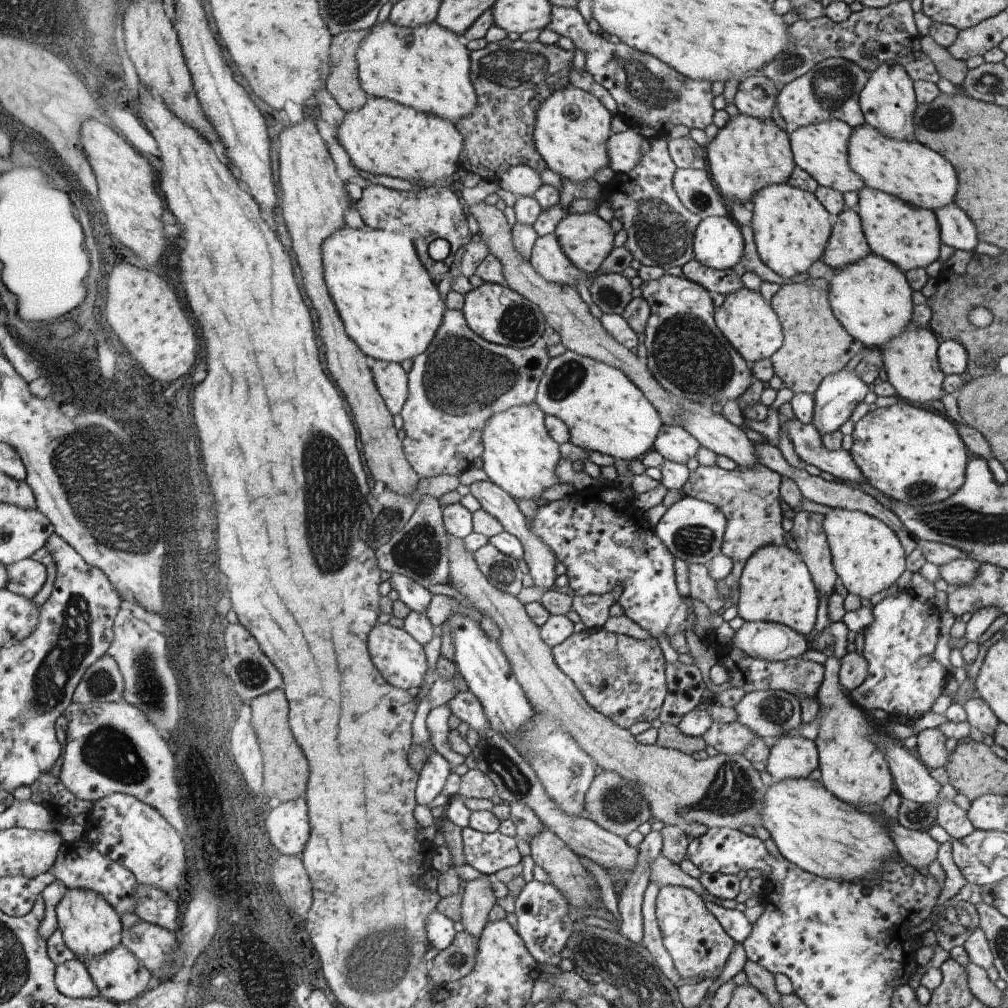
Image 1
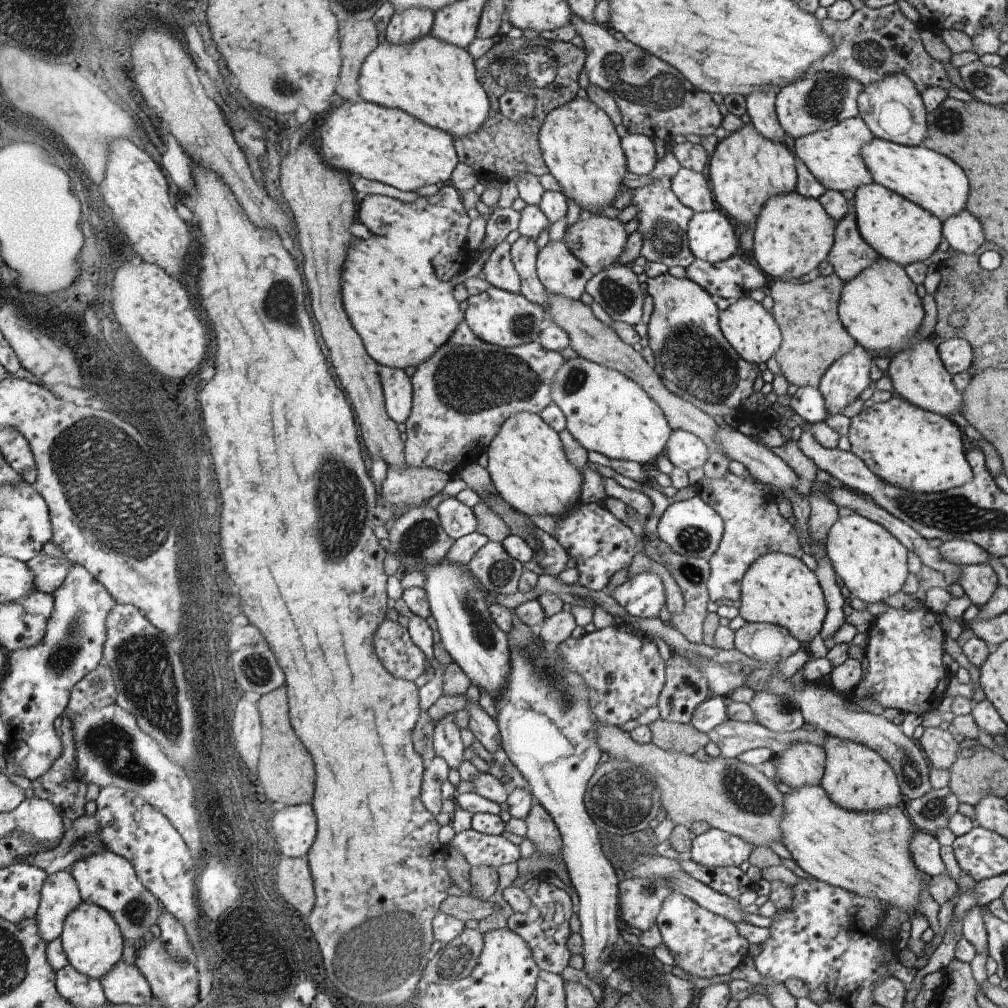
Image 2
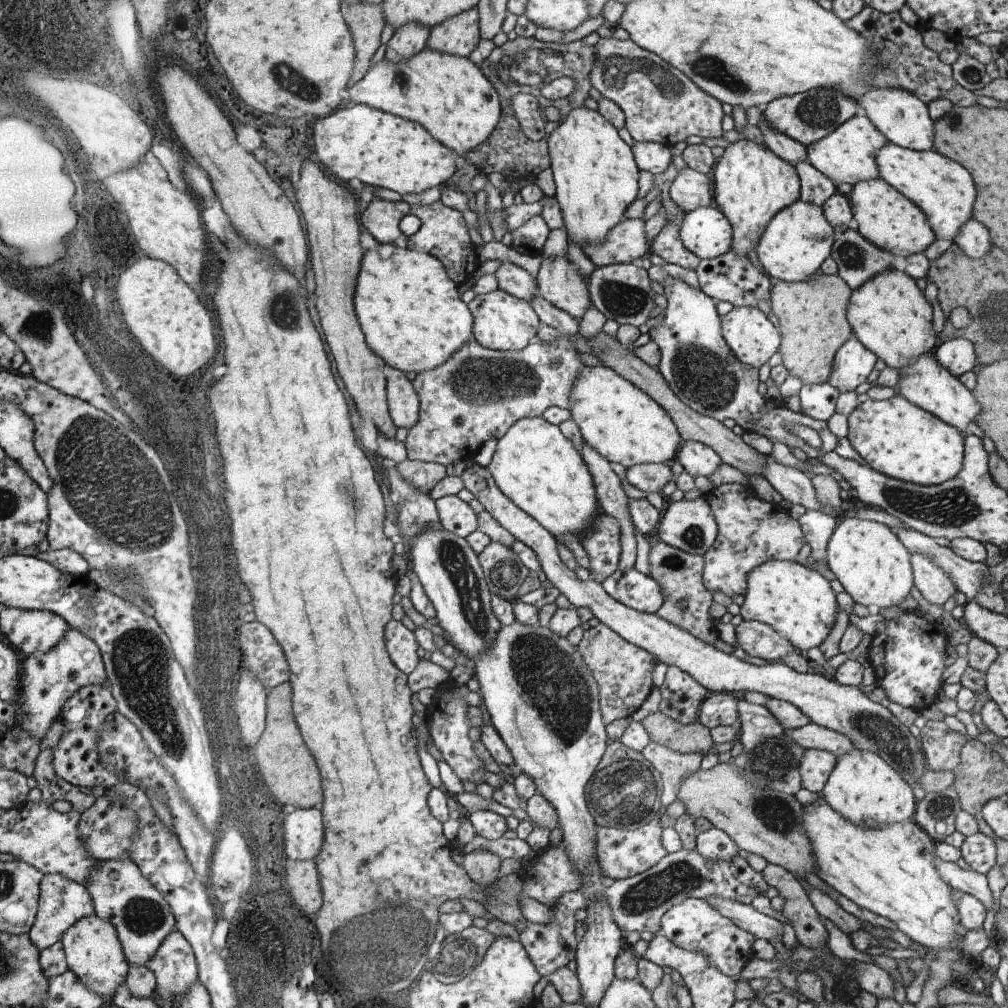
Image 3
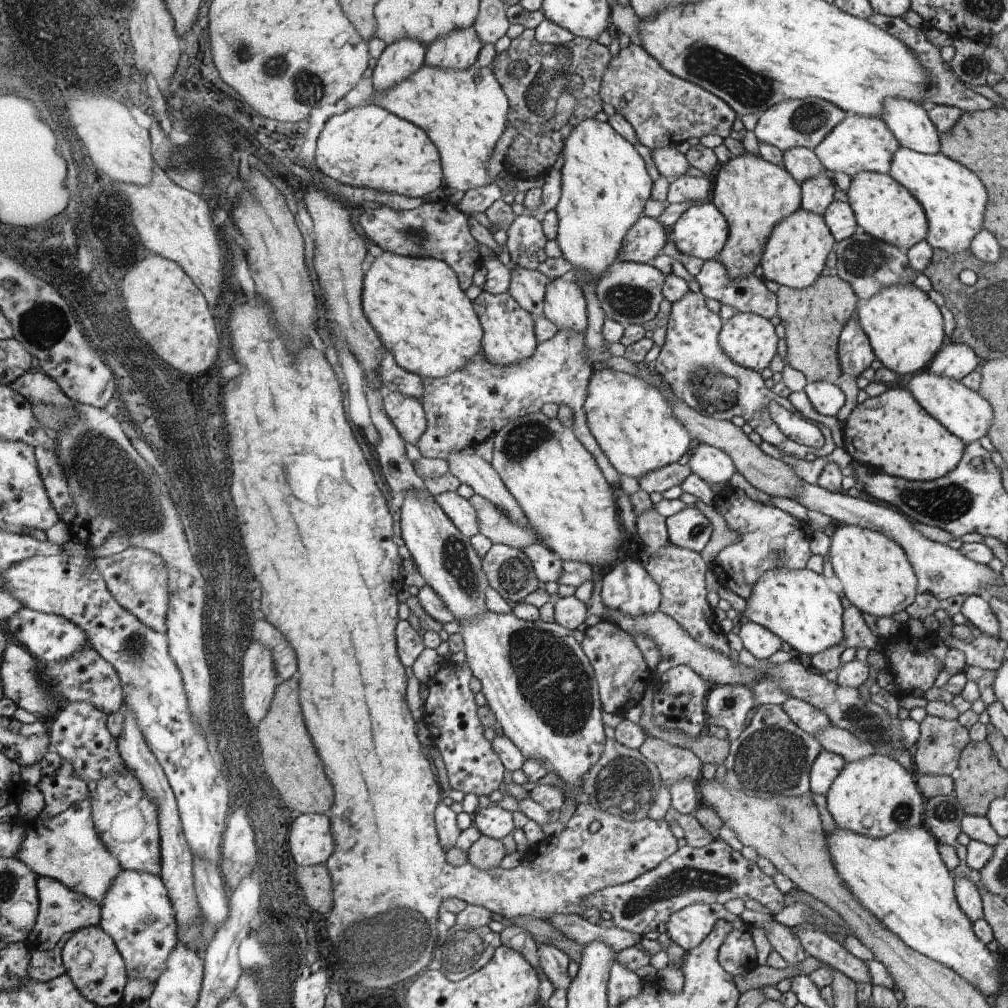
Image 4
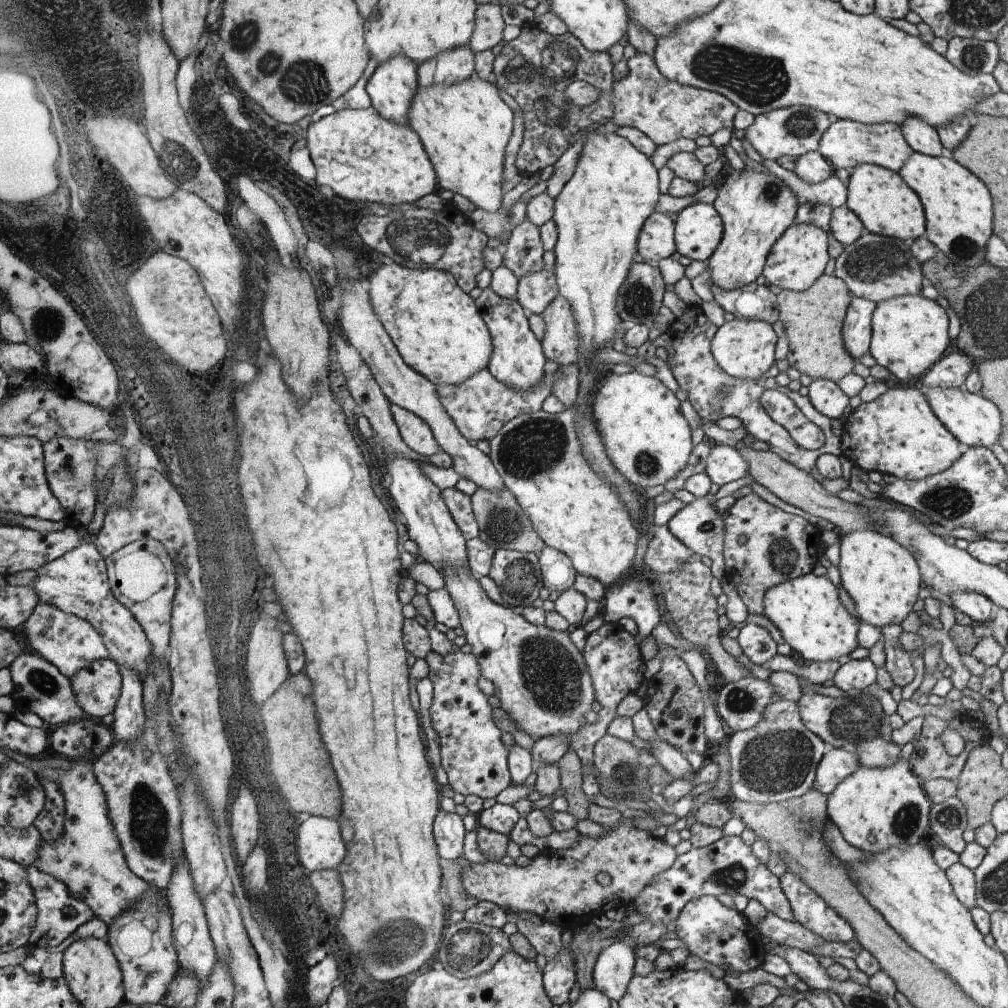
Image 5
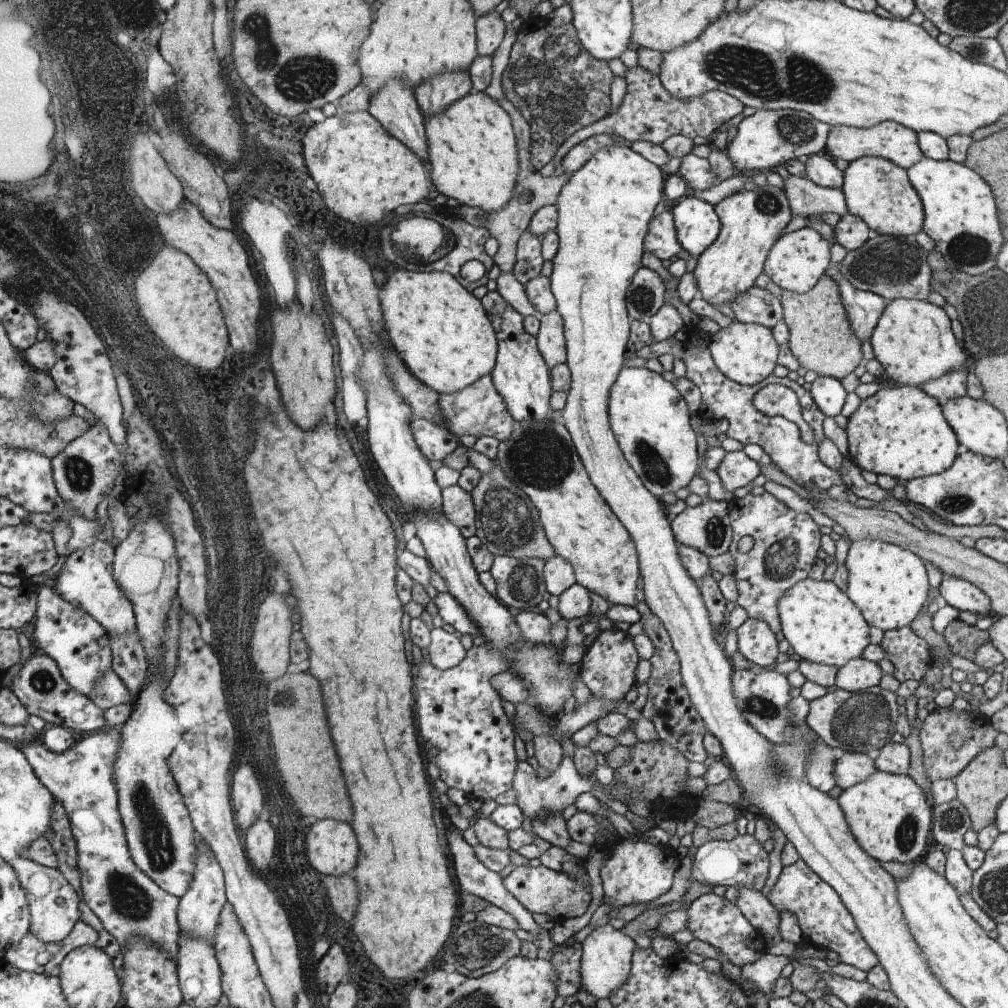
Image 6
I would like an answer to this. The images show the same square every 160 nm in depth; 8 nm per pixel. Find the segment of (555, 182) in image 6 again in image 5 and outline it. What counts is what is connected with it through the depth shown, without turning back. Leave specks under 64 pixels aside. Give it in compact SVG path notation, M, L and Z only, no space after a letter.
M520 200L511 207L509 213L498 209L495 213L486 212L484 209L476 209L468 216L472 224L489 238L497 236L502 243L508 242L511 230L527 218L527 204L529 200Z

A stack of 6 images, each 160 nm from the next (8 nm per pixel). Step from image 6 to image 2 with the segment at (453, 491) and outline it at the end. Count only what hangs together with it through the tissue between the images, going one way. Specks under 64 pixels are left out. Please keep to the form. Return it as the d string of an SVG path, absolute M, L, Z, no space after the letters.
M456 497L444 500L436 510L443 529L454 540L477 530L477 517L473 507L462 504Z

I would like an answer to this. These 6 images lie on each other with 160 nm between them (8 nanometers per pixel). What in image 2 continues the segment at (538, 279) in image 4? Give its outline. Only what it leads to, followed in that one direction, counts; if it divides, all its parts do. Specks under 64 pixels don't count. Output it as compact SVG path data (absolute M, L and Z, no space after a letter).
M504 240L493 248L482 271L484 271L484 278L492 286L513 293L521 291L521 277L513 263L512 246L508 241Z

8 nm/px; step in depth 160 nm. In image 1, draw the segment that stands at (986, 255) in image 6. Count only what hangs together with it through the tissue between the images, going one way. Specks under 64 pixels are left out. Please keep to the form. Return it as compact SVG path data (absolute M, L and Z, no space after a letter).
M865 122L852 131L848 146L850 168L862 177L866 187L897 196L908 204L931 211L954 202L958 177L953 164L921 142L888 138Z

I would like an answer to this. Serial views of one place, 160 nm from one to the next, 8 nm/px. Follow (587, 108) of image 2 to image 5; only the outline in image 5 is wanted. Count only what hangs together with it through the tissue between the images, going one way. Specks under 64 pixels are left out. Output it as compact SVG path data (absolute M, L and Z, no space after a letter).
M600 132L590 133L583 140L583 147L580 151L578 160L575 164L572 178L566 182L562 192L555 198L555 207L553 219L557 226L557 243L555 244L555 262L554 272L556 272L558 292L571 304L575 314L575 320L577 321L577 333L579 334L579 340L581 341L579 348L579 358L583 357L586 353L589 355L595 355L596 351L603 349L604 347L610 347L613 341L615 330L619 327L621 322L620 314L616 310L617 296L620 294L620 290L627 279L630 272L630 268L633 264L634 254L637 252L637 240L640 238L640 234L644 228L644 224L647 222L652 212L654 212L654 206L660 198L660 191L658 190L658 172L654 168L654 164L644 156L644 153L638 152L638 149L634 147L628 139L622 138L615 132Z

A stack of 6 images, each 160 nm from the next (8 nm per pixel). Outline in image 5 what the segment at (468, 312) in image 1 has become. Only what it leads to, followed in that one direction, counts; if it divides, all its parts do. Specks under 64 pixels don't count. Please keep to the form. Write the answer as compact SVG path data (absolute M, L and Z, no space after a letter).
M490 287L482 289L477 299L478 308L483 308L485 323L493 337L493 354L488 369L499 381L518 391L527 391L537 386L544 378L546 364L544 346L533 332L529 318L521 304L514 299L498 296Z

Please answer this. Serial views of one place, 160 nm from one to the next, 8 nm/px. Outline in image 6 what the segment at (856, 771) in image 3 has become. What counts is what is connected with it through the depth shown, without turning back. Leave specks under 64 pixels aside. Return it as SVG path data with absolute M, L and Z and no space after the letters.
M876 771L868 780L842 791L837 800L854 839L875 860L911 863L923 860L928 854L933 805L928 794L910 776Z

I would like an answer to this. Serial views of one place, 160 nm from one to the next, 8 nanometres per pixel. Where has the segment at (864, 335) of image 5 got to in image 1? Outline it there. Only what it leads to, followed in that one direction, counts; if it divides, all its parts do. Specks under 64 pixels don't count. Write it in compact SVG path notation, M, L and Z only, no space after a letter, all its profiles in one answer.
M842 369L822 379L822 384L812 394L814 414L811 422L821 438L838 431L869 390L871 387L858 378L855 370L847 372Z

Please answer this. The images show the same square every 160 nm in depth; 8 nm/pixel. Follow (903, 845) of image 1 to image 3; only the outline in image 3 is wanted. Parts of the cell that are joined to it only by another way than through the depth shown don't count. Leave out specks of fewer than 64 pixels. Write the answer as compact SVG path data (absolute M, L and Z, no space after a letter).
M935 848L933 861L942 880L947 885L949 884L952 889L958 889L963 893L975 896L982 901L987 909L995 908L994 898L988 887L986 875L981 875L973 870L962 870L957 863L939 859L935 854Z

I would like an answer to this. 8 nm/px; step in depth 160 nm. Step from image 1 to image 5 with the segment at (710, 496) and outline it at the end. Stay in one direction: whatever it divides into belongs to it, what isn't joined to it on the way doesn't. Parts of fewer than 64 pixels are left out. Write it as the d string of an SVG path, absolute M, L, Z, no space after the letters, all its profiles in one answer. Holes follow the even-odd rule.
M747 490L737 495L737 501L724 514L726 516L724 519L725 541L723 546L724 573L735 584L748 612L763 614L763 598L770 587L808 574L818 564L821 556L819 549L822 545L820 540L822 529L818 525L811 524L802 516L787 513L770 505L757 494ZM739 536L746 536L746 544L738 544Z

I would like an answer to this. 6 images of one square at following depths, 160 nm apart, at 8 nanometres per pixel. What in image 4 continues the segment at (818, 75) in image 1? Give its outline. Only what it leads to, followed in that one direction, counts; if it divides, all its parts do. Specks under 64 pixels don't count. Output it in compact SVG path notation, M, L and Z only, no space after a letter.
M812 97L788 99L768 107L760 115L754 132L760 141L774 145L782 152L794 147L813 149L844 118L846 118L846 111L827 100Z

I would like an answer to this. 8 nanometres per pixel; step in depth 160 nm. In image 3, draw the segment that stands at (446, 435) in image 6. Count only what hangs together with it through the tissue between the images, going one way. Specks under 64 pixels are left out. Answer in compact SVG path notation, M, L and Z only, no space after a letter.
M387 367L387 396L394 424L411 429L420 416L420 396L408 374Z

